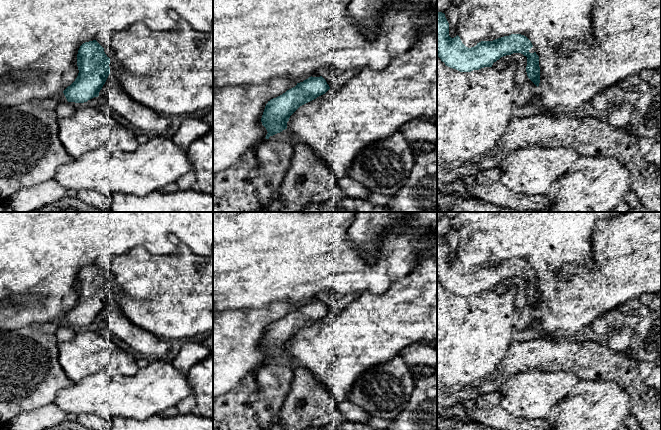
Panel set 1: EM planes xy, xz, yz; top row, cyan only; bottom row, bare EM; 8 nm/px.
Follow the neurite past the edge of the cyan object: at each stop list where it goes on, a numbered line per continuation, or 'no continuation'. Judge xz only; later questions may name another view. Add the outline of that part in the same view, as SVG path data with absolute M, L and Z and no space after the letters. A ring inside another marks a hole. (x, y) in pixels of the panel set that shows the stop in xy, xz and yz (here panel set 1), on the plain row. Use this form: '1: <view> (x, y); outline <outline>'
no continuation

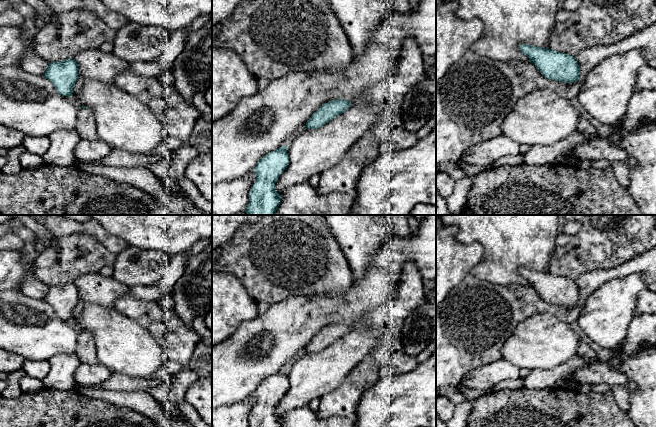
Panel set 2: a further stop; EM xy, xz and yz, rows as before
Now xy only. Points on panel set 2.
1: xy (86, 349); outline M79 332L76 355L81 363L97 364L99 363L96 355L96 344L91 333Z

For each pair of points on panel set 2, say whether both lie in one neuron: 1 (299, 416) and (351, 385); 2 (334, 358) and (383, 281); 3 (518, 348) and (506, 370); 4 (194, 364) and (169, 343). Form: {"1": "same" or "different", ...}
{"1": "different", "2": "different", "3": "different", "4": "different"}

